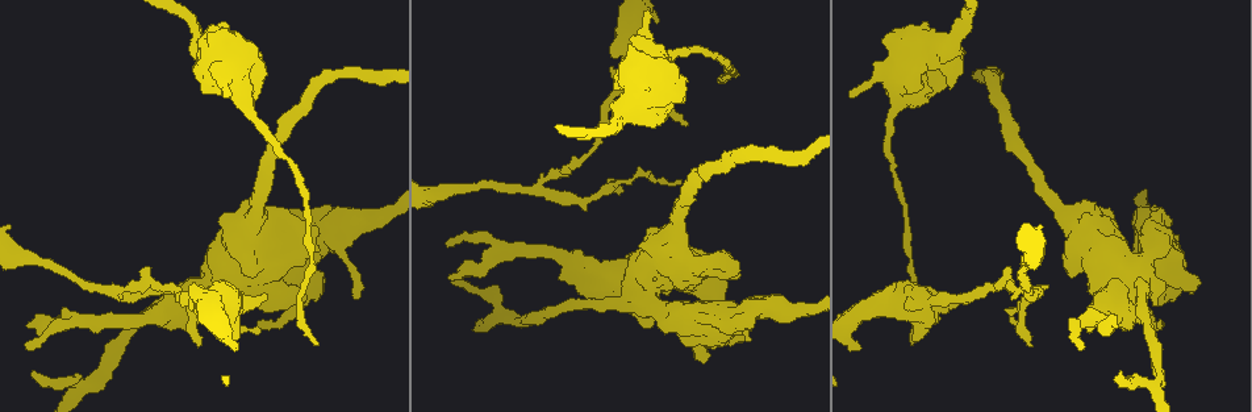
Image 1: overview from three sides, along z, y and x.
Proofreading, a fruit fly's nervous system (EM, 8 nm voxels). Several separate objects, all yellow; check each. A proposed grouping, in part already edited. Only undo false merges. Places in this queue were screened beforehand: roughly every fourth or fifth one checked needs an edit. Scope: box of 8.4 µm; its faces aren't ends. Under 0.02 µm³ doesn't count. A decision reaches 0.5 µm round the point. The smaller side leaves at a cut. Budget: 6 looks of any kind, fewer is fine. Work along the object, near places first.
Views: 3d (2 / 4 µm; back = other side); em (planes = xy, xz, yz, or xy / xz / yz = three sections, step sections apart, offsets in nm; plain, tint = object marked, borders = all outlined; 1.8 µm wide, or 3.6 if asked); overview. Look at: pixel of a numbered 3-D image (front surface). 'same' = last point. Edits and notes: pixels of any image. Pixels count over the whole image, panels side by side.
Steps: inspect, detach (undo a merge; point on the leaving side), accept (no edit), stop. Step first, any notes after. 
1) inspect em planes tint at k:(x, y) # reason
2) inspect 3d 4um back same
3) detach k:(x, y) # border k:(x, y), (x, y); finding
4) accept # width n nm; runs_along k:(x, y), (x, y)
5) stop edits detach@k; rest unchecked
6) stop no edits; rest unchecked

inspect 3d 2um at 1:(1025, 292) # arms part here

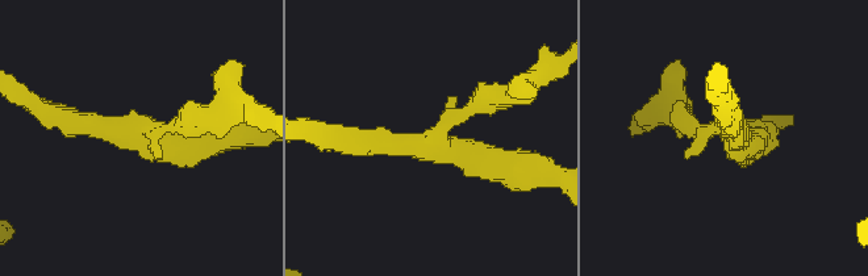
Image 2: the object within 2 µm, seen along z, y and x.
inspect em xy step 16 tint at 2:(451, 135) # arms 3

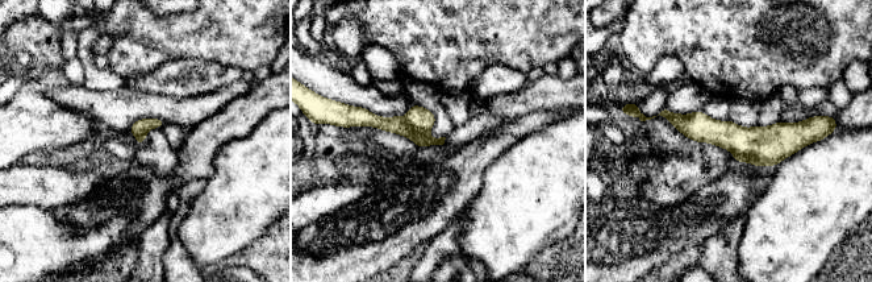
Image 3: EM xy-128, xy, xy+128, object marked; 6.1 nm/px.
inspect em planes tint same # cut it another way

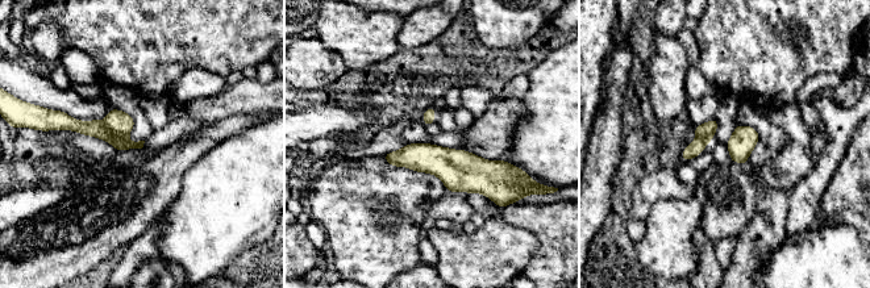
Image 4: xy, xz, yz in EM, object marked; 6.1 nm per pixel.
detach 4:(95, 128) # border 4:(103, 121), (112, 130), (125, 134); two cells meet here

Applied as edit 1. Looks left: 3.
inspect 3d 4um at 1:(927, 303) # sudden change in width

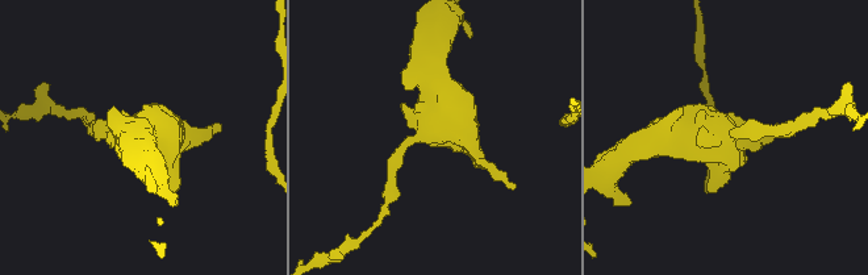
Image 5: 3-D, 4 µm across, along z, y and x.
inspect em xy step 16 tint at 5:(416, 136) # now the EM

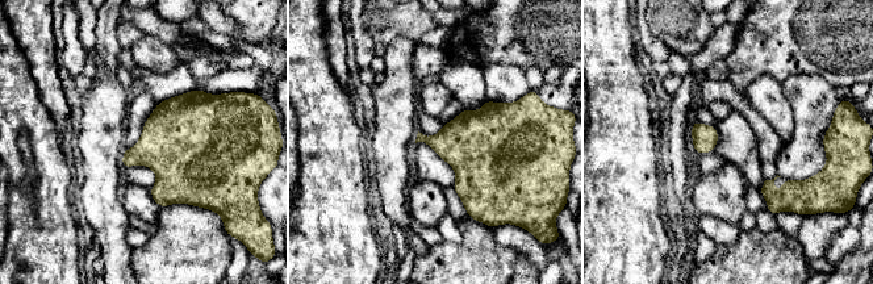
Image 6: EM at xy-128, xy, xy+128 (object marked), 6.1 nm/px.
accept # all the same cell

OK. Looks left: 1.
stop edits detach@4; rest unchecked

